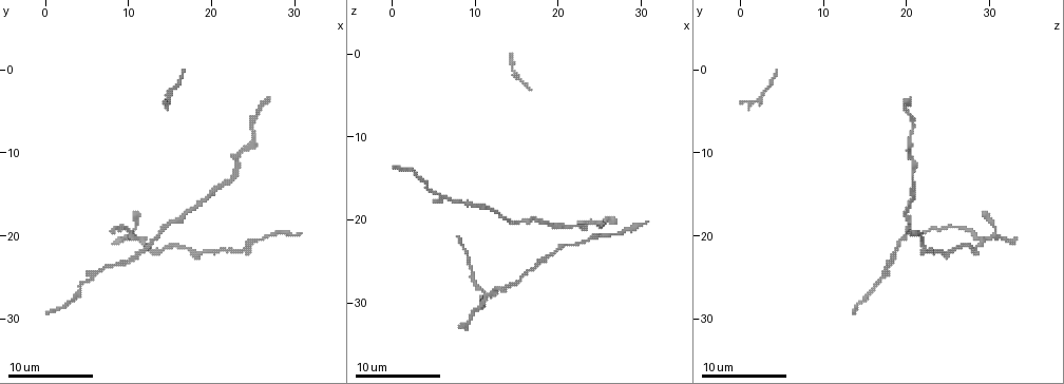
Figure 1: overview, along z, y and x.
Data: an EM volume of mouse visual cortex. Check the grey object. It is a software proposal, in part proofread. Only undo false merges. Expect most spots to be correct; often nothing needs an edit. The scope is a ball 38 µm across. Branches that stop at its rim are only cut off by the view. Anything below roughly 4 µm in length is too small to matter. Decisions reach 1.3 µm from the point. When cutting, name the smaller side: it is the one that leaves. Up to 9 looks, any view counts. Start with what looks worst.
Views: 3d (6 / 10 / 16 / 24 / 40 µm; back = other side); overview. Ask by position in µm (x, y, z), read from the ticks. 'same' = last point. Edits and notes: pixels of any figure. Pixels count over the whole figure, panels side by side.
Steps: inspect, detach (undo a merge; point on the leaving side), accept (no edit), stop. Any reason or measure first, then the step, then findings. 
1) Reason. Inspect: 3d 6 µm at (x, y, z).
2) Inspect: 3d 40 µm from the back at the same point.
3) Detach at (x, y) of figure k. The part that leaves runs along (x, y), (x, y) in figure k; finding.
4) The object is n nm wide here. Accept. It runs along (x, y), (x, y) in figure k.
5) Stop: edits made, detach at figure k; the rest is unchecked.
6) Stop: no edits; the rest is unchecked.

Three-way junction. Inspect: 3d 10 µm at (11.4, 20.4, 29.0).

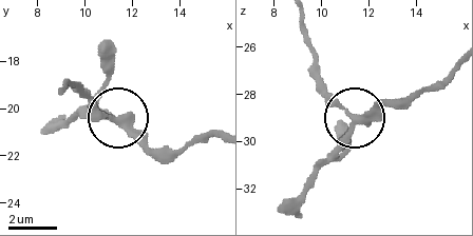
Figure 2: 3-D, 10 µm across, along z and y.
Accept. All the same neuron.

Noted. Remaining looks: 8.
Inspect: 3d 6 µm at (9.0, 23.2, 18.4).

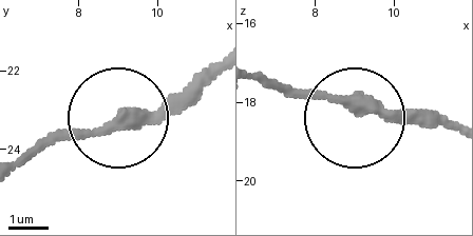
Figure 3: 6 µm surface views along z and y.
Accept. One neuron here.

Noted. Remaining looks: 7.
Inspect: 3d 10 µm at (14.6, 18.6, 20.4).

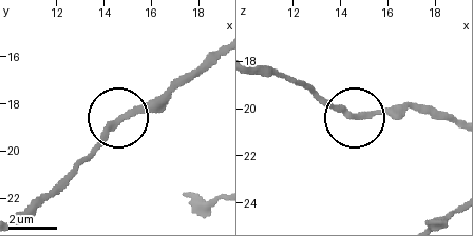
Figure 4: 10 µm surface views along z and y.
Zoom in. Inspect: 3d 6 µm at (14.5, 18.9, 20.3).

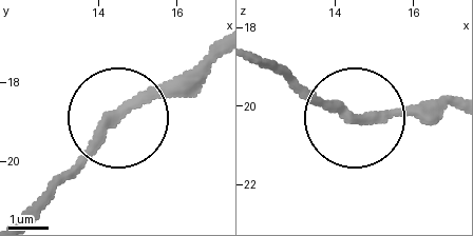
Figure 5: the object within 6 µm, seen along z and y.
Accept. It runs along (124, 119), (204, 73) in figure 5; all the same neuron.

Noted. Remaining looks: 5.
Inspect: 3d 16 µm at (23.4, 21.8, 22.4).

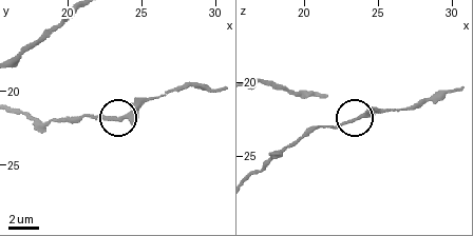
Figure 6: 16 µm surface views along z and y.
Inspect: 3d 6 µm at (23.2, 22.0, 22.8).

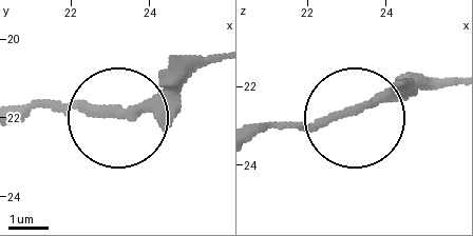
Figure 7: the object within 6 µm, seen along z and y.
Accept. Continuous, no second neuron.

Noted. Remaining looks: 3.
Stop: no edits; the rest is unchecked.

